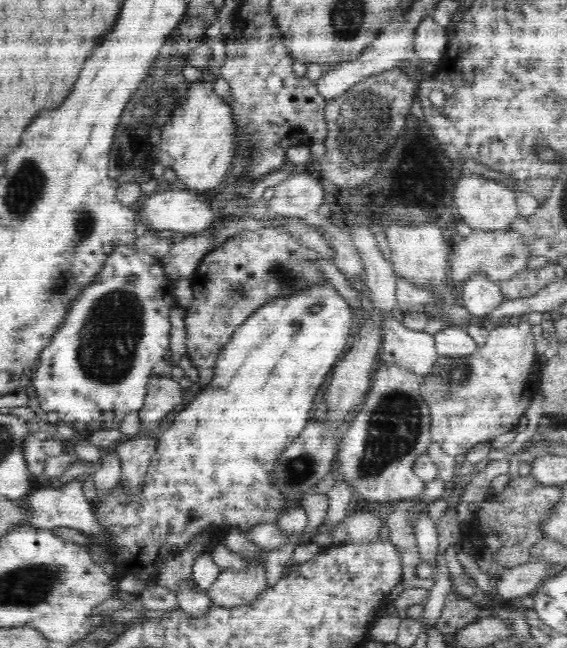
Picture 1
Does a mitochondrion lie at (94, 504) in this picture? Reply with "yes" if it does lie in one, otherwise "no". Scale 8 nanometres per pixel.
no

